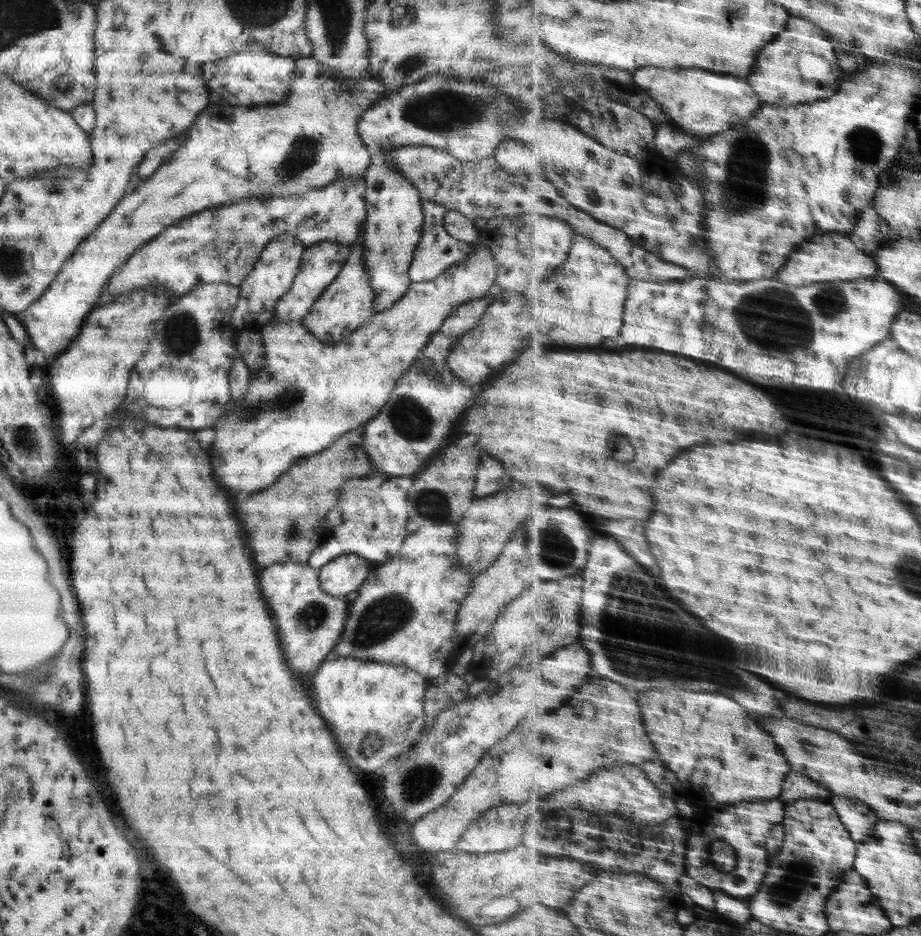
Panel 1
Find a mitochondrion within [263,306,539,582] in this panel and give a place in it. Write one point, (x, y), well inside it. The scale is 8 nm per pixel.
(411, 421)

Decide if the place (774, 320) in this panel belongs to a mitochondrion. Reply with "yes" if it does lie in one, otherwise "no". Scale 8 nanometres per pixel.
yes

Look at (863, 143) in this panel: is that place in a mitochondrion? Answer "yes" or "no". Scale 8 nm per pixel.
yes

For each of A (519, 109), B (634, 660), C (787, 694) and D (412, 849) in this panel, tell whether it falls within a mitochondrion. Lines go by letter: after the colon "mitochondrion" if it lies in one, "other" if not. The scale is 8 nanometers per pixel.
A: other
B: mitochondrion
C: other
D: other

